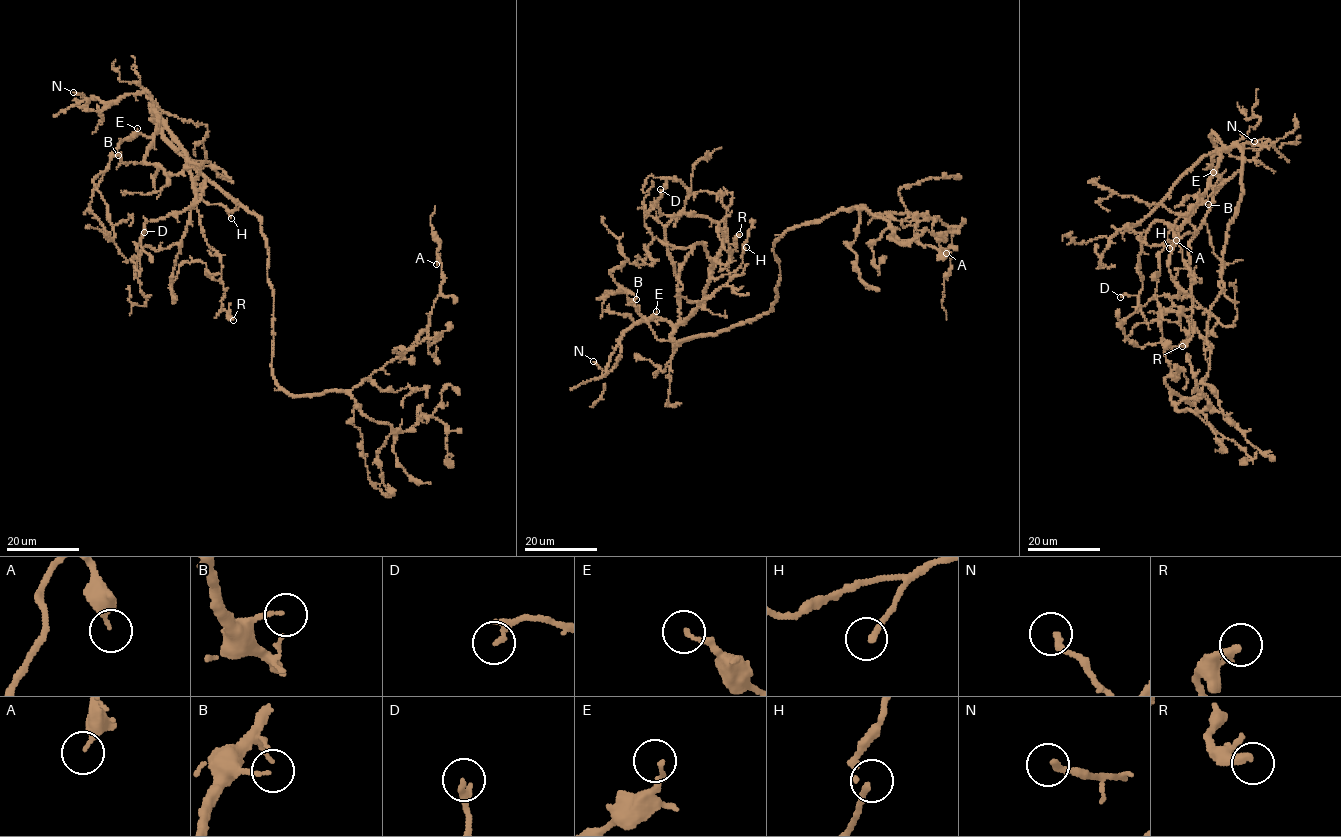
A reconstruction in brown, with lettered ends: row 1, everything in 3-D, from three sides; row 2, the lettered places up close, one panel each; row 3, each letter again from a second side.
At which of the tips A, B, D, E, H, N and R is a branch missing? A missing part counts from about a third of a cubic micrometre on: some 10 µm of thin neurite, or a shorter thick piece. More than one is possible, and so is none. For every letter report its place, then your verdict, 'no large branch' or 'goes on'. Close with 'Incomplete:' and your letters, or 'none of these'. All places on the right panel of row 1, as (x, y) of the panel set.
A: at (1176, 240); no large branch
B: at (1208, 204); no large branch
D: at (1120, 297); no large branch
E: at (1213, 172); no large branch
H: at (1169, 248); no large branch
N: at (1254, 141); no large branch
R: at (1182, 346); no large branch
Incomplete: none of these

